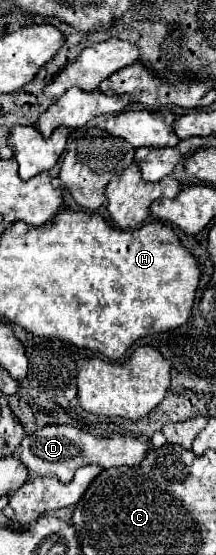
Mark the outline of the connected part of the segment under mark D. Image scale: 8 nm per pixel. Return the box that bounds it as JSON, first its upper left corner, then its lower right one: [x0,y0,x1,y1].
[19,424,149,482]

